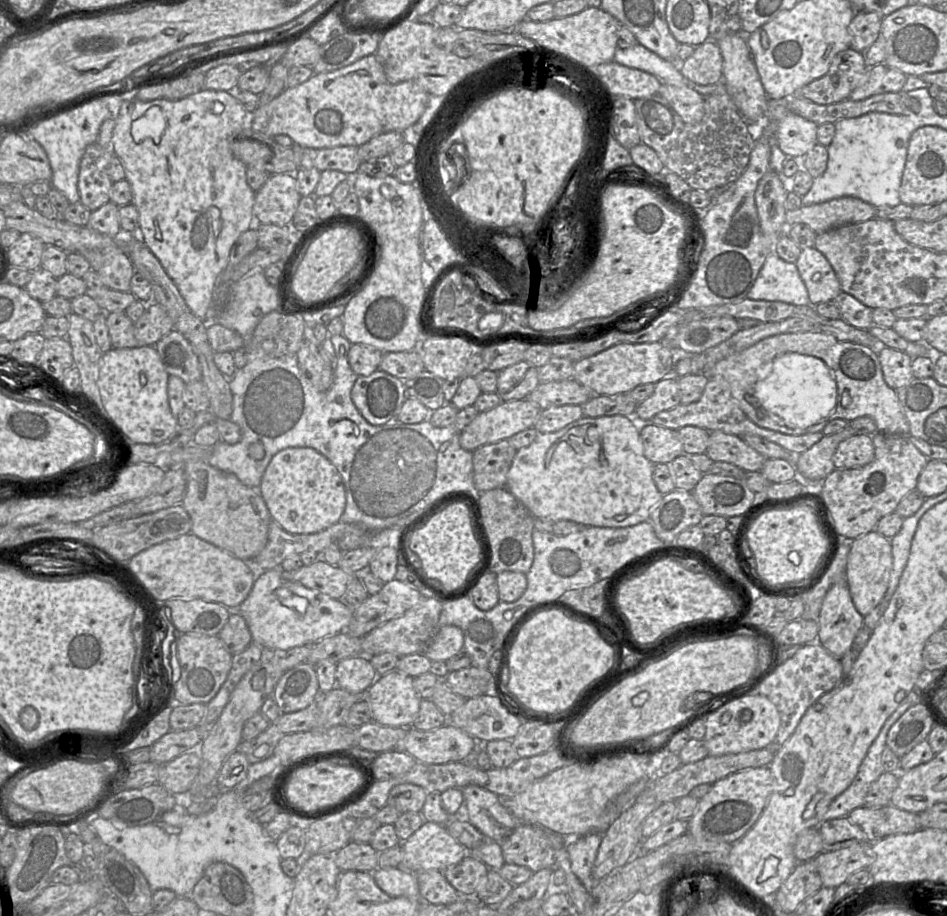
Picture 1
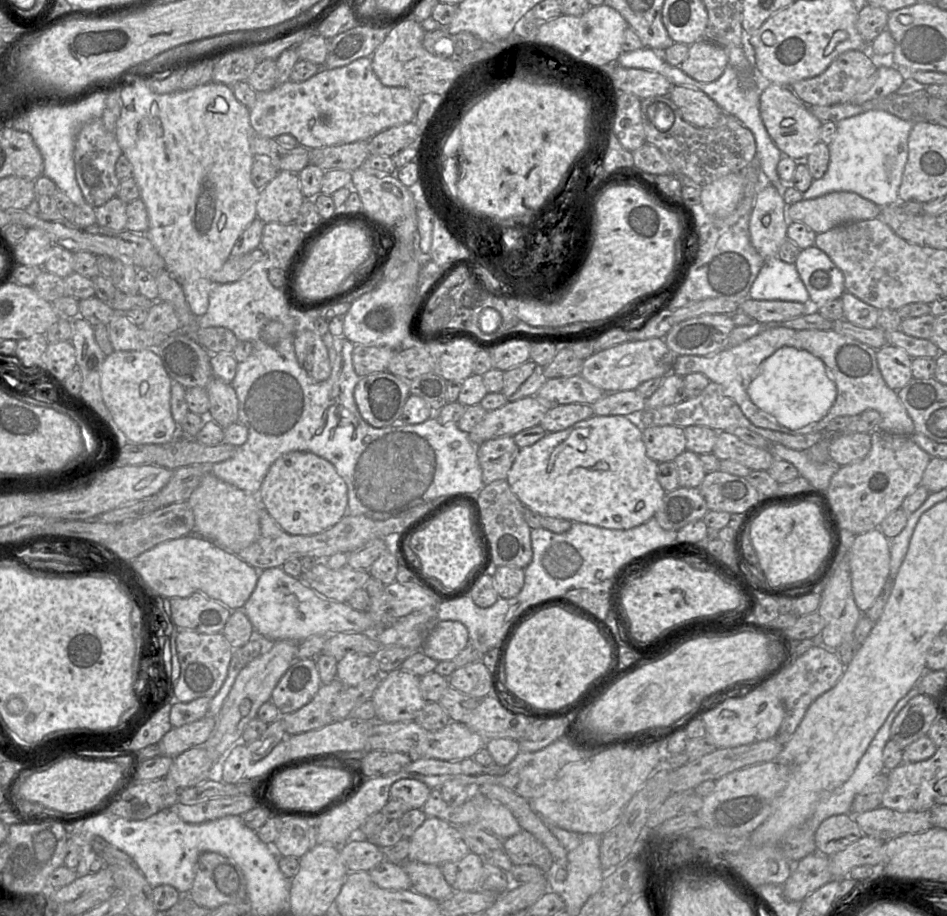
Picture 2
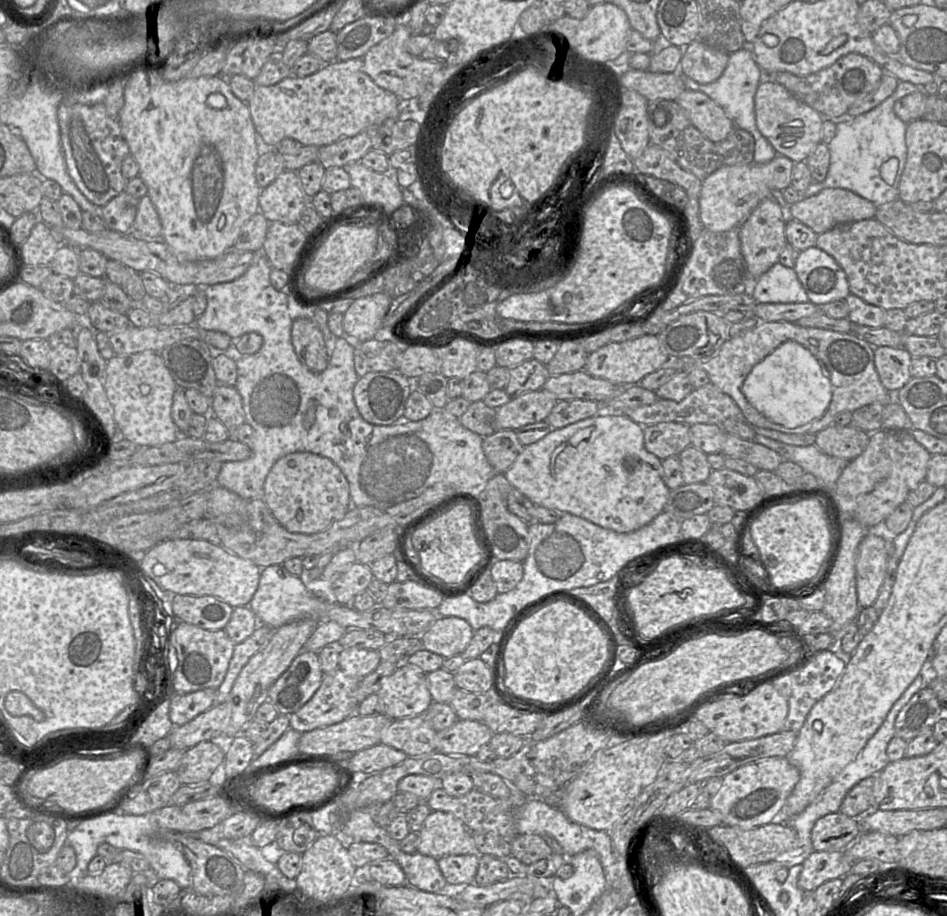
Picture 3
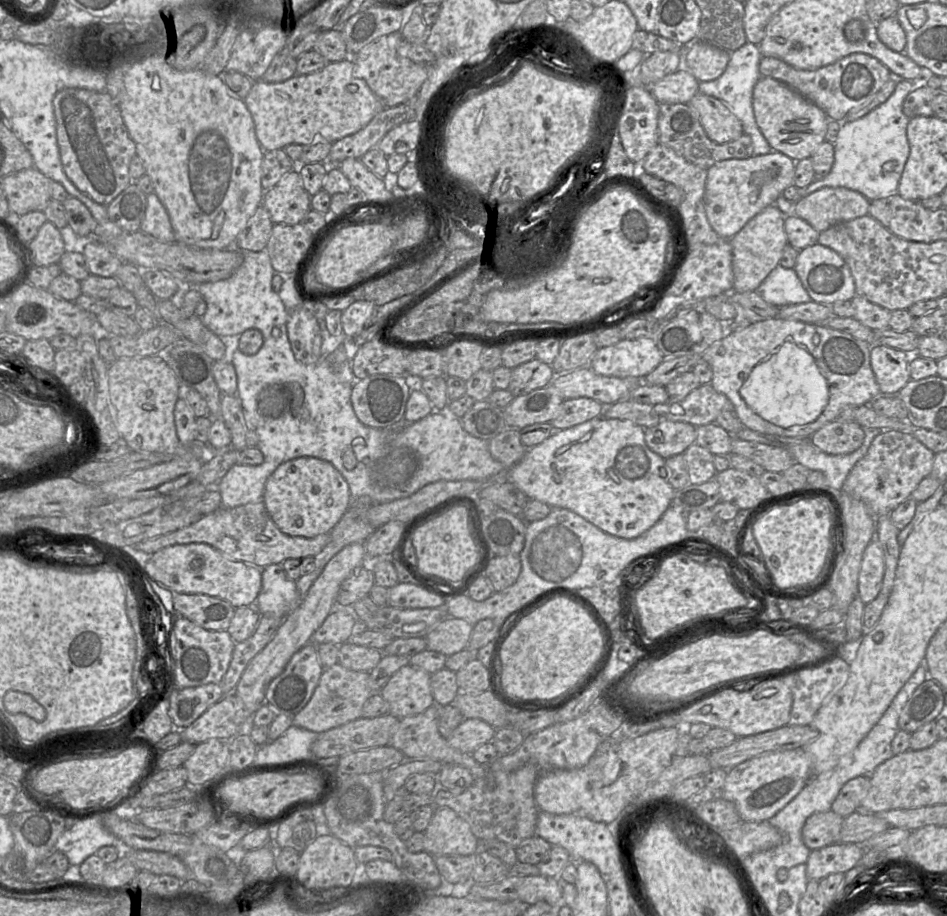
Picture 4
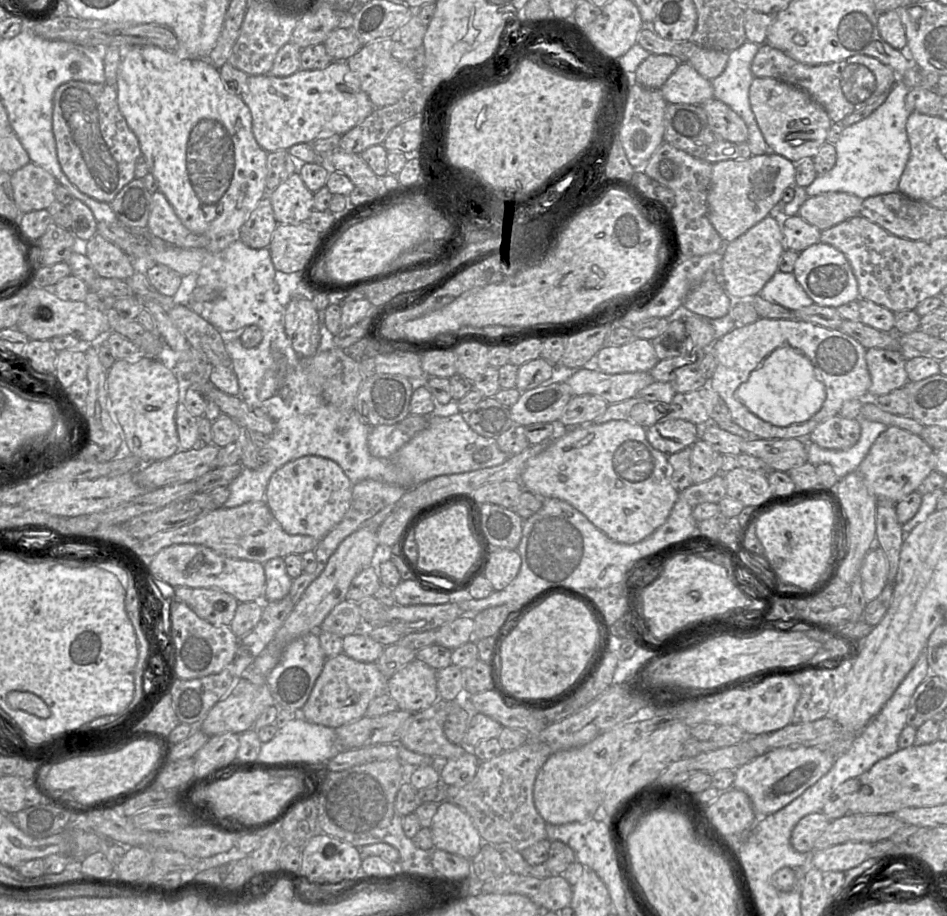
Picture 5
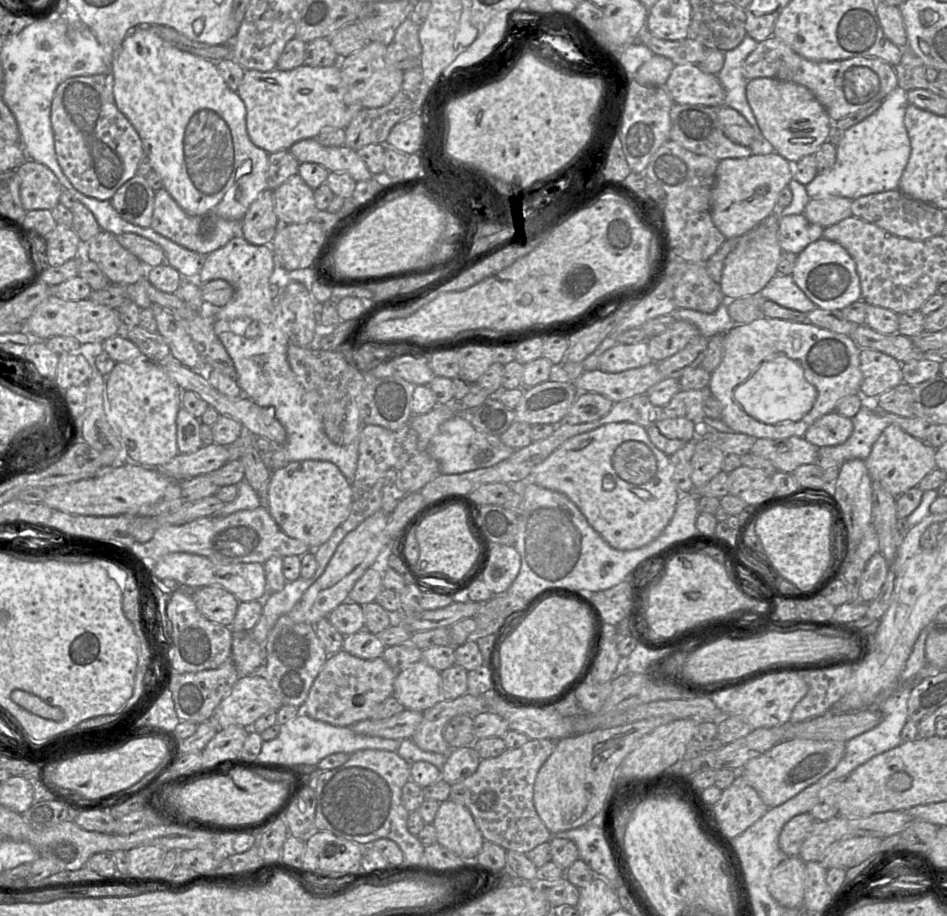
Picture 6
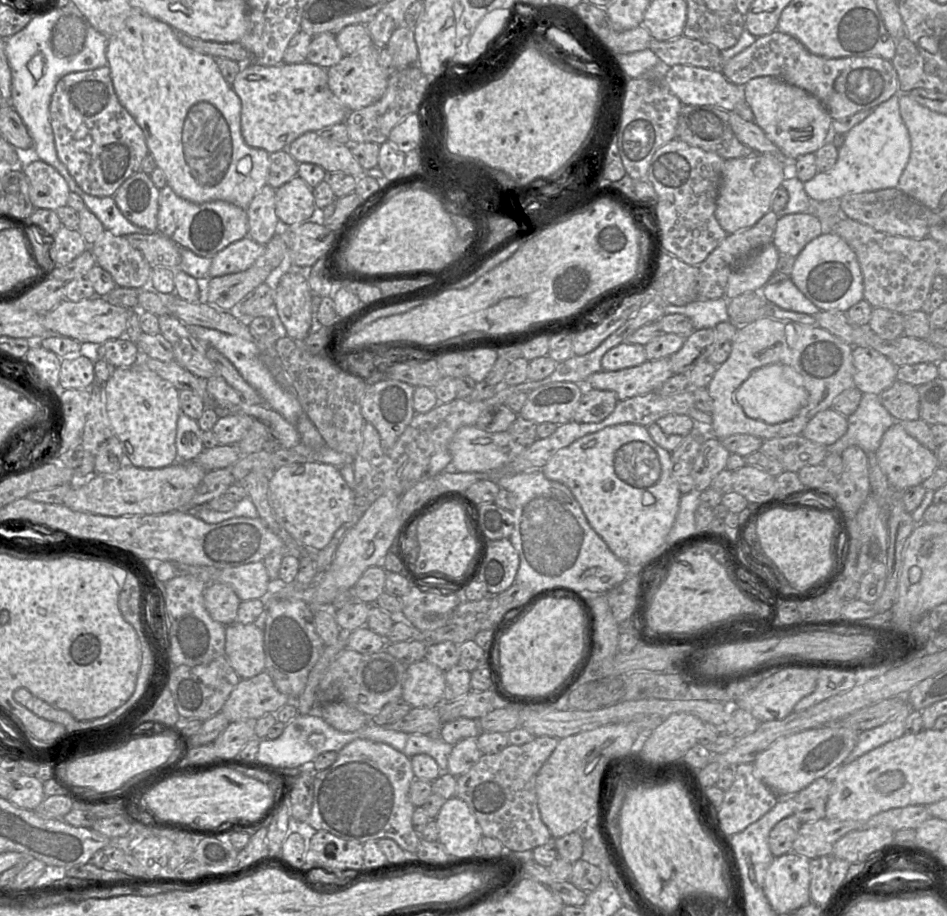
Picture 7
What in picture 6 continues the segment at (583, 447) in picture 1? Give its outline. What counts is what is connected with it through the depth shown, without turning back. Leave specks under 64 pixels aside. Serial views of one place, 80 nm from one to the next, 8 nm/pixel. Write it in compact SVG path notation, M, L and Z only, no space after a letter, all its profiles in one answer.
M631 422L607 423L567 439L534 468L529 480L567 495L589 524L618 550L638 549L655 540L671 521L682 495L673 479L670 457L651 442L645 427Z

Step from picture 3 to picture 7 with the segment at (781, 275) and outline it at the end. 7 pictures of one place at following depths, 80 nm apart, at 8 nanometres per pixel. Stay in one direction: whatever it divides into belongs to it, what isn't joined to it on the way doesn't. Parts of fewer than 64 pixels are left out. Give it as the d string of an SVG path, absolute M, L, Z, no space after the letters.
M791 278L778 283L767 283L762 295L769 303L784 310L816 315L821 310L811 302L794 284Z

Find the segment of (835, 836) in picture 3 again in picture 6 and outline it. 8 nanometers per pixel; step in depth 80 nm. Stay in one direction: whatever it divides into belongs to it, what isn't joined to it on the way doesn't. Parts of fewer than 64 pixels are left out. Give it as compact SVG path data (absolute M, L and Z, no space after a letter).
M802 813L791 818L782 828L778 838L780 849L788 857L798 857L800 847L811 832L815 819L810 813Z

